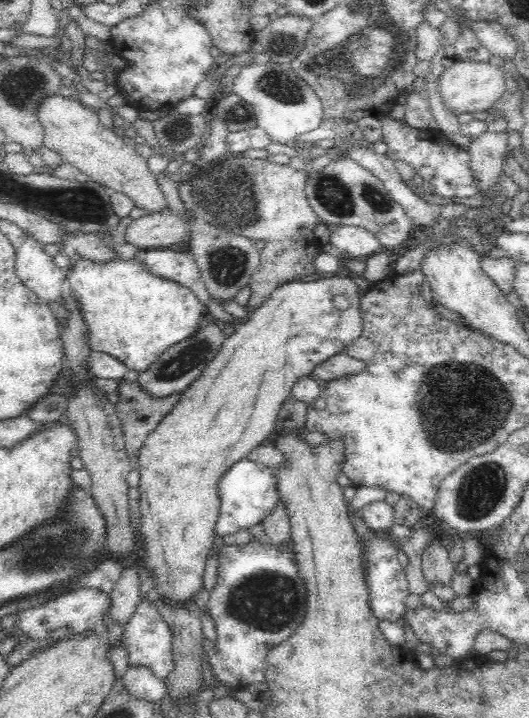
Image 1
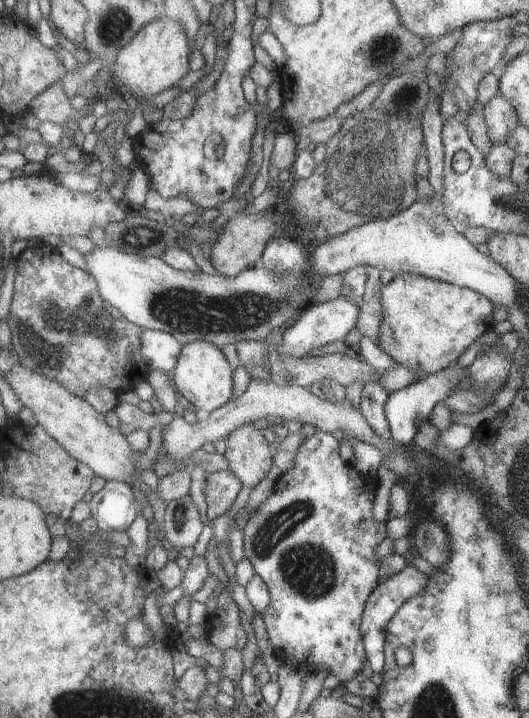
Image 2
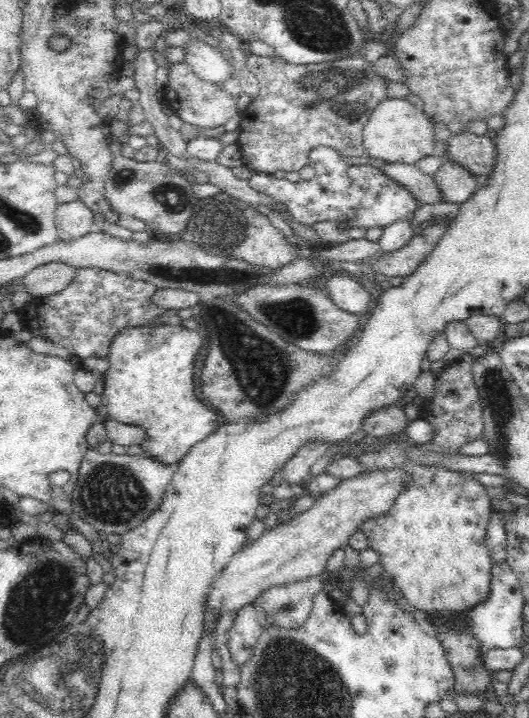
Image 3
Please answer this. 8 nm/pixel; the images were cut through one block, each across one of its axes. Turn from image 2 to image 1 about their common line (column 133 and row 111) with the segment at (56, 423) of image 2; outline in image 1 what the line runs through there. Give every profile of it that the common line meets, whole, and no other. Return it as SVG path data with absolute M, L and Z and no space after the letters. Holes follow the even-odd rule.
M457 59L440 76L440 93L445 106L456 116L464 113L476 113L493 108L507 92L504 68L491 61L468 61Z

